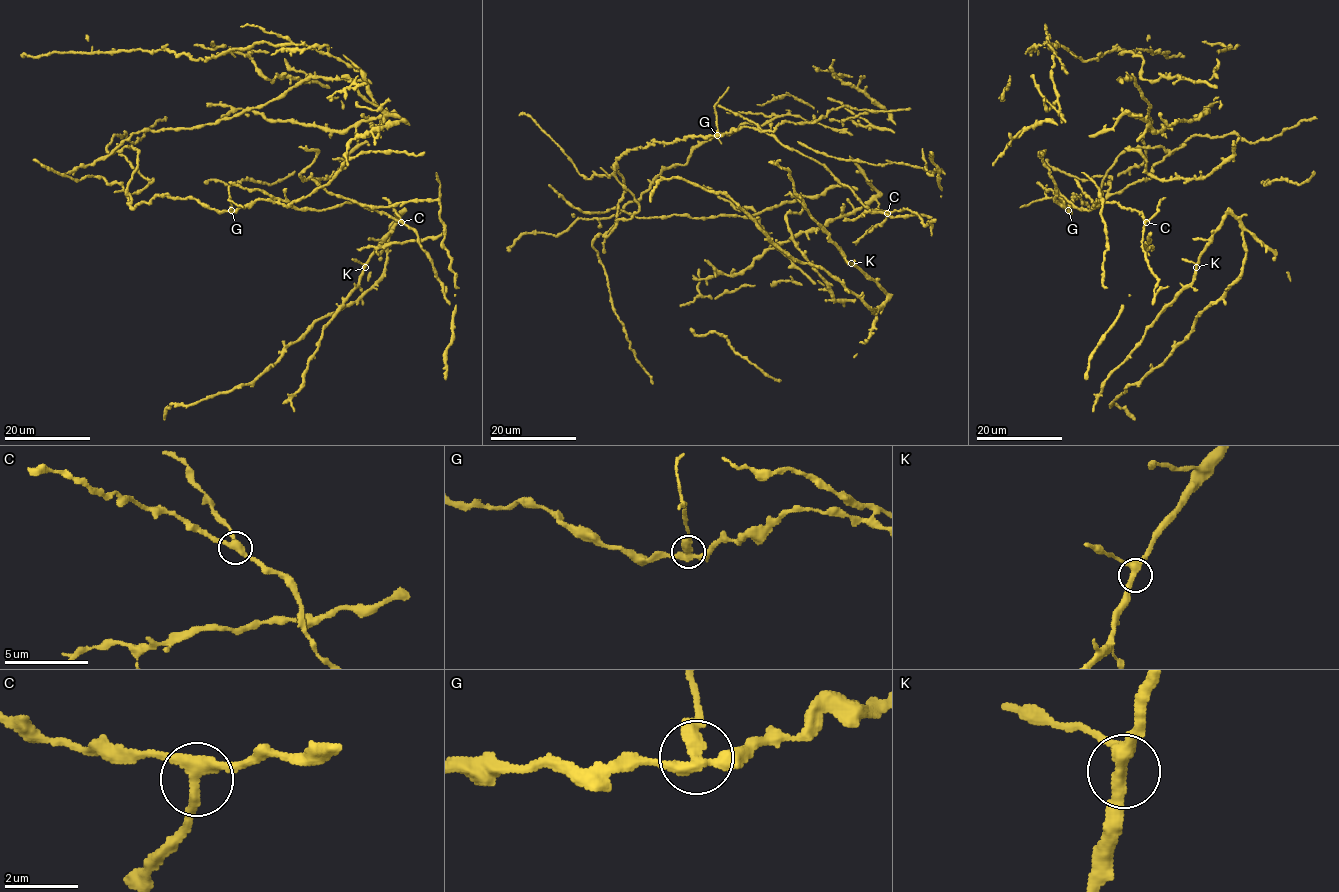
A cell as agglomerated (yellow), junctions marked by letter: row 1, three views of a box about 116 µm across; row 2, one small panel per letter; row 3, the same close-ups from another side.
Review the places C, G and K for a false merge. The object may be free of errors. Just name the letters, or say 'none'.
G

